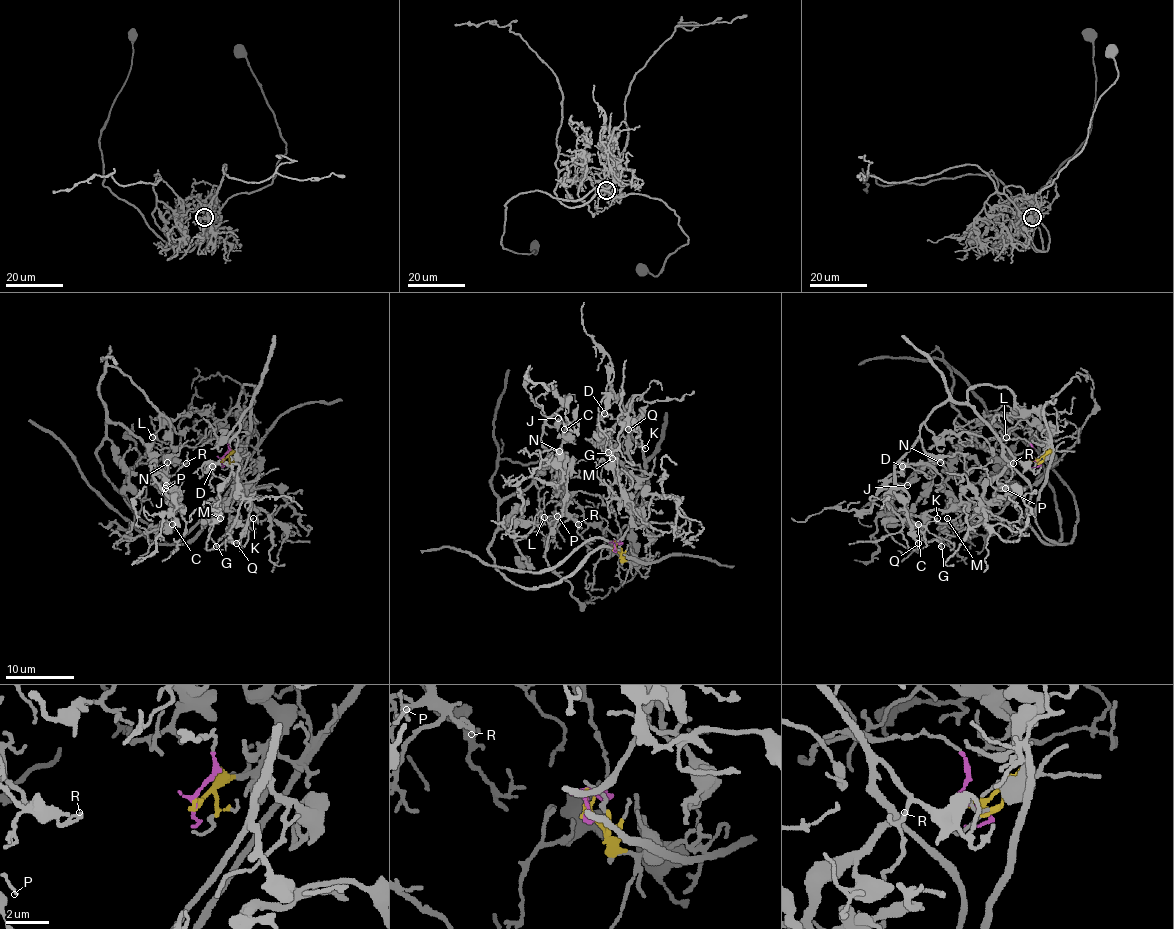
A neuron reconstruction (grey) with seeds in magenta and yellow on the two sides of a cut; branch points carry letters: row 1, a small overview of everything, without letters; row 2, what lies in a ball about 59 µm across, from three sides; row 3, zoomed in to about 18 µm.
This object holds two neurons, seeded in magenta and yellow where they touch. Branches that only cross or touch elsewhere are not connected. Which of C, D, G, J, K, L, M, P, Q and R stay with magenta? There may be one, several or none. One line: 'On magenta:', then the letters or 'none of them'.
On magenta: C, J, L, P, R

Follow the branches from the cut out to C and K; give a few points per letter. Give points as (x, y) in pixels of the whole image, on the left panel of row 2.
C: (222, 461), (227, 437), (173, 446), (167, 420), (107, 365), (99, 398), (155, 461), (173, 523)
K: (222, 461), (248, 441), (238, 420), (245, 384), (251, 405), (229, 456), (251, 506), (245, 525), (253, 518)

